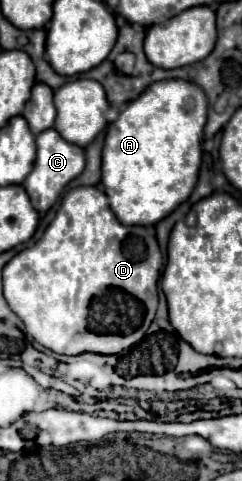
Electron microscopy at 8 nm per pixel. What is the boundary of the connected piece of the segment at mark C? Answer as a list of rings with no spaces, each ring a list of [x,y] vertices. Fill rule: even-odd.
[[[54,128],[44,130],[44,134],[36,136],[36,148],[38,148],[38,152],[36,152],[34,168],[22,186],[28,192],[32,206],[38,212],[46,212],[54,206],[54,202],[58,200],[64,186],[84,170],[84,150],[80,150],[80,146],[72,146],[70,142],[64,142],[64,138],[60,138],[60,134],[56,134]]]

